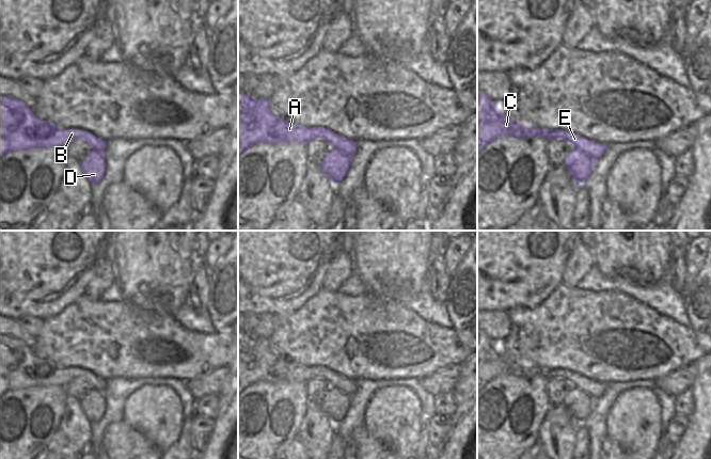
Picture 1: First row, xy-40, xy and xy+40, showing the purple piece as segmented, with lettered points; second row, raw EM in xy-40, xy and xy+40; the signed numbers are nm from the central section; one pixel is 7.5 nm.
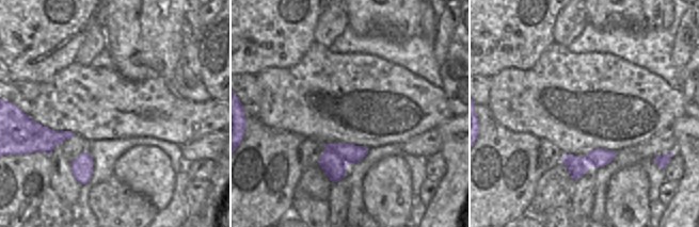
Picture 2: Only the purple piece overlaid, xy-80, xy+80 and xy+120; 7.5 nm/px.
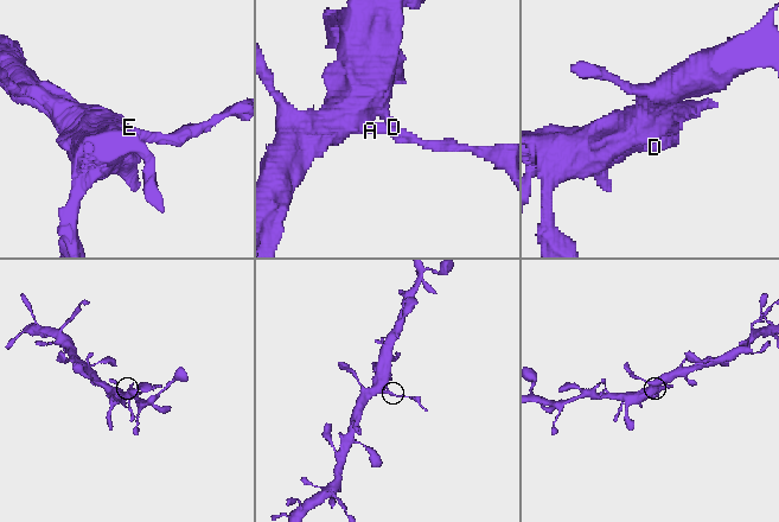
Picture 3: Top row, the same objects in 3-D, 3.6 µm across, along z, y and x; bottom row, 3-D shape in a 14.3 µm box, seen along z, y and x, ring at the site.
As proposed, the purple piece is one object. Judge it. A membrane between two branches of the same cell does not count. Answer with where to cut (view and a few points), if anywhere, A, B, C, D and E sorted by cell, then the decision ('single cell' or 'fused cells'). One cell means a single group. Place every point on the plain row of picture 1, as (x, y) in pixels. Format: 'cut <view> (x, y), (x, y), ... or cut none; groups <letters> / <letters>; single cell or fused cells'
cut xy+40 (574, 386), (578, 386), (595, 398); groups A B C D / E; fused cells

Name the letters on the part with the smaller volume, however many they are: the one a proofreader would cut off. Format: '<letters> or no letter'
E

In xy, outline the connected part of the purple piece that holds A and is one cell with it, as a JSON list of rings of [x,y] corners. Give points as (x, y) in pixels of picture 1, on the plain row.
[[[238,329],[238,396],[257,381],[302,381],[320,378],[327,371],[323,366],[302,366],[274,355],[269,348],[269,338],[255,338]]]

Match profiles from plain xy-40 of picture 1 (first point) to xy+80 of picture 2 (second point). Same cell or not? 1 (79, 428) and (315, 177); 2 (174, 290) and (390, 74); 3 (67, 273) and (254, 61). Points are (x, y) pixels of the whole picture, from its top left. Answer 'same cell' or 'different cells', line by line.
1: different cells
2: different cells
3: same cell

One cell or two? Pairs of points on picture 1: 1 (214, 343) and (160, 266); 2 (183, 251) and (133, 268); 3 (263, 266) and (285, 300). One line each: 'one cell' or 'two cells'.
1: two cells
2: one cell
3: one cell

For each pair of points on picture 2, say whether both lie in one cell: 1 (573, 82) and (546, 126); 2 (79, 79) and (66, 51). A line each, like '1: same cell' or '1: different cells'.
1: same cell
2: different cells

